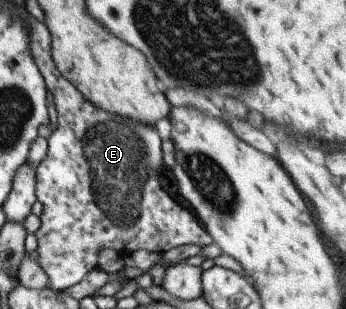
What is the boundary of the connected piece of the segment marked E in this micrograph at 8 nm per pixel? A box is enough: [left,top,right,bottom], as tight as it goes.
[27,16,214,293]

